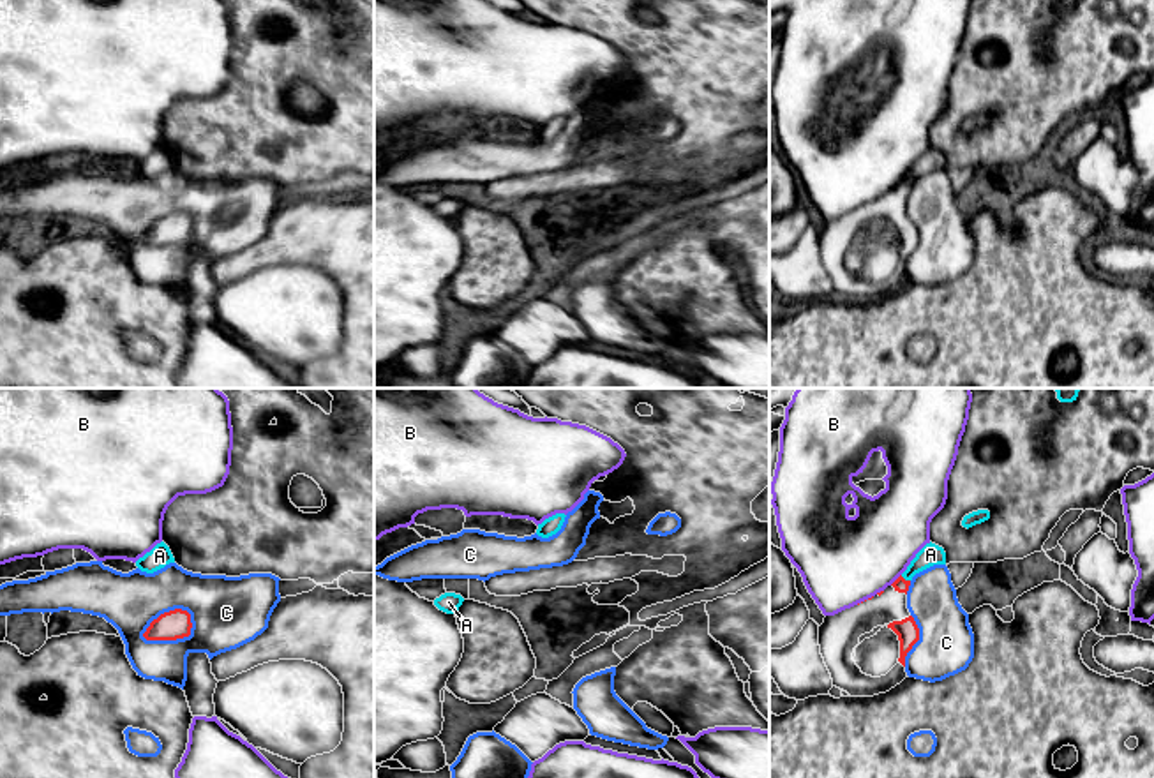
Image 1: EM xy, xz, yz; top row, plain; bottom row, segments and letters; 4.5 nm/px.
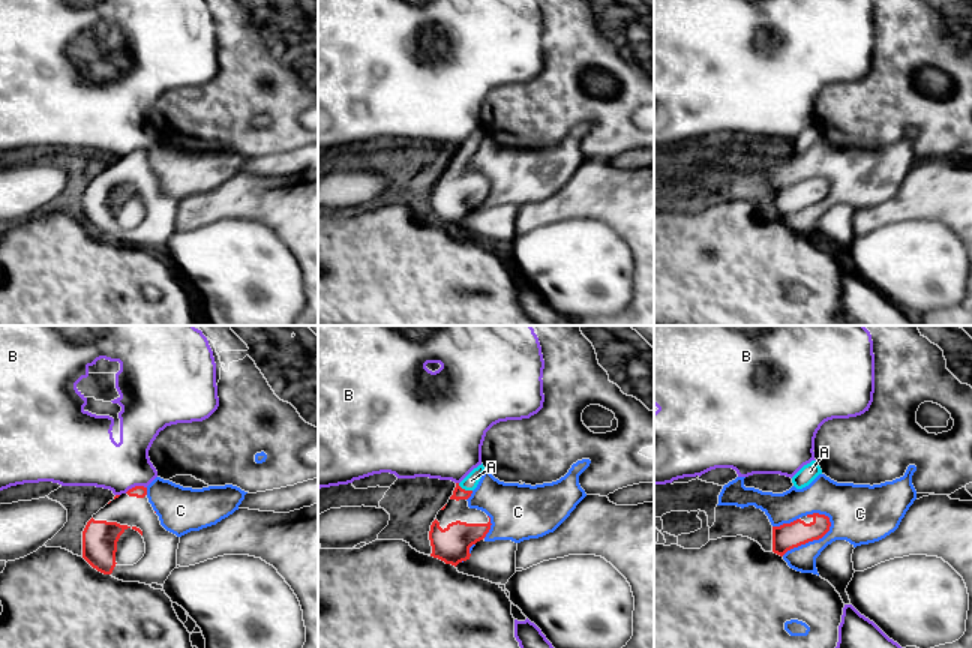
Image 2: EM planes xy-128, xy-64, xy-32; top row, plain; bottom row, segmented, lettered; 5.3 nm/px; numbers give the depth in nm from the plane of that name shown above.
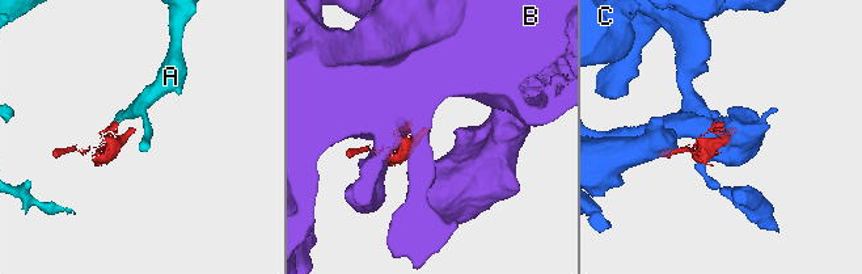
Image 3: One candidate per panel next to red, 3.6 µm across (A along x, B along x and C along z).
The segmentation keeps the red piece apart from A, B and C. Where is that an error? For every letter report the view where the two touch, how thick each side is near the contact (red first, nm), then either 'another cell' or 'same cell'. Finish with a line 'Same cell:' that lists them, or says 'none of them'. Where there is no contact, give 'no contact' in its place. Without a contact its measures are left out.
A: yz | 70/100 nm | same cell
B: yz | 70/400 nm | another cell
C: xy | 130/280 nm | another cell
Same cell: A

